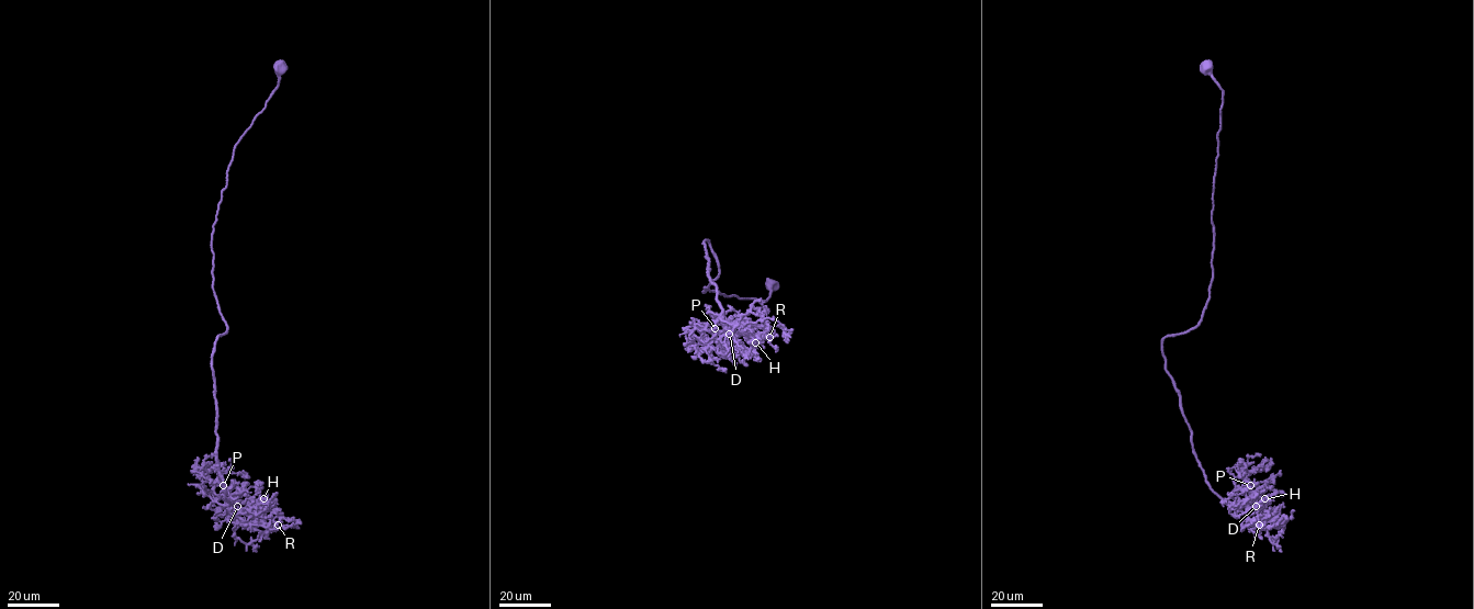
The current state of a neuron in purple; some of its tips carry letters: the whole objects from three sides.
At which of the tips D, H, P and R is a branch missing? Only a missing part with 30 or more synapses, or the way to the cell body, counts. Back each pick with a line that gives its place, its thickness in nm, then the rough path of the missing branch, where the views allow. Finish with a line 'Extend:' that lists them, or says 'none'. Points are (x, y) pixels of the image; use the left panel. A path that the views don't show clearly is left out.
P: (223, 485) | 180 nm | (223, 485), (225, 475), (234, 472)
Extend: P

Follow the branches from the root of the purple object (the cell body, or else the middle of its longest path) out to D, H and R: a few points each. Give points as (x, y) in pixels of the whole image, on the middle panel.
D: (772, 284), (765, 301), (702, 291), (719, 274), (715, 254), (704, 241), (721, 318), (733, 328), (729, 334)
H: (772, 284), (765, 301), (702, 291), (719, 274), (715, 254), (704, 241), (721, 318), (746, 326), (755, 342)
R: (772, 284), (765, 301), (702, 291), (719, 274), (715, 254), (704, 241), (721, 318), (769, 337)

